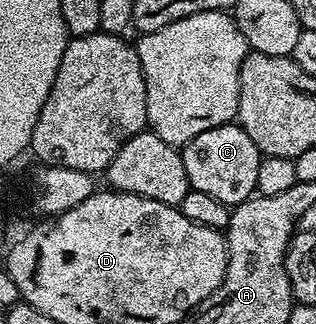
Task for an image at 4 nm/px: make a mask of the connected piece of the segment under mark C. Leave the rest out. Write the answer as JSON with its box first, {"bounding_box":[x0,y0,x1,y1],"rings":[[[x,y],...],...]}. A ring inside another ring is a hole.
{"bounding_box":[180,124,262,208],"rings":[[[238,124],[206,128],[206,132],[198,132],[194,140],[183,146],[180,155],[191,189],[206,192],[206,196],[222,200],[222,204],[229,208],[256,194],[258,164],[262,155],[254,140],[250,140],[250,136],[246,136],[246,132]]]}

